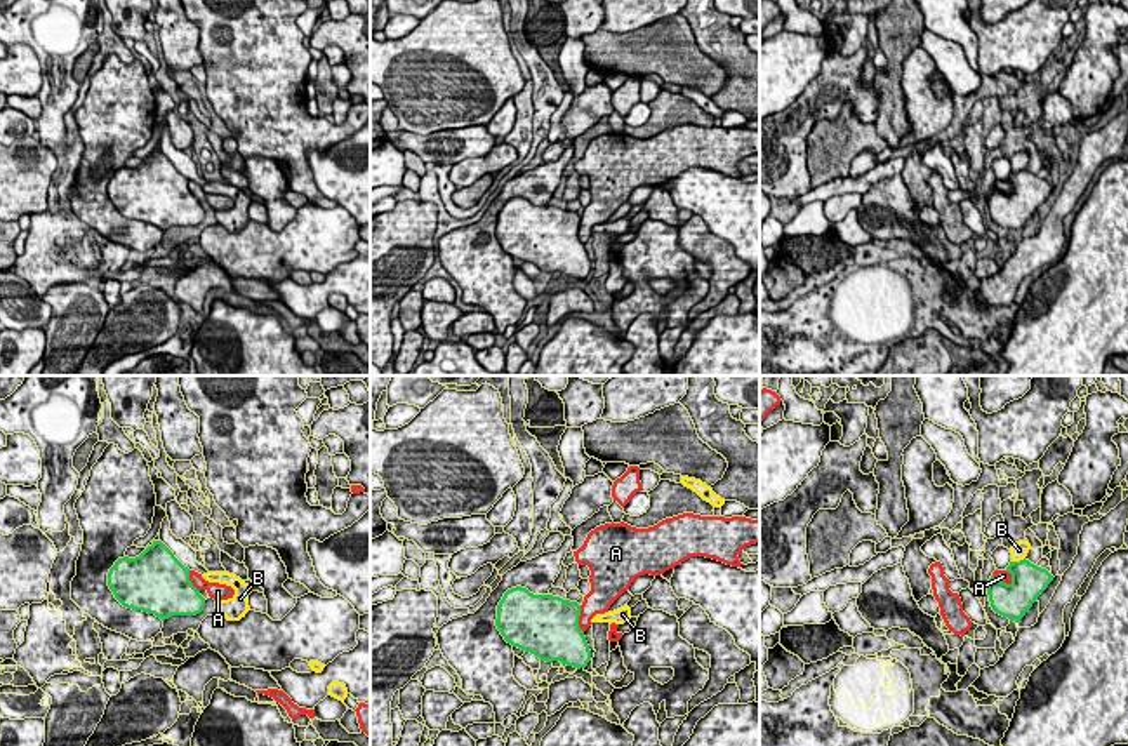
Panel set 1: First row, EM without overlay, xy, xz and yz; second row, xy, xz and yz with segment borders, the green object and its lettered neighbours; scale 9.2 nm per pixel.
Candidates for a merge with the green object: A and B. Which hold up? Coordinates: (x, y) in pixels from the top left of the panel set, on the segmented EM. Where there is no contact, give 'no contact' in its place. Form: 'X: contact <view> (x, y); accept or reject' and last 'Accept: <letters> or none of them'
A: contact yz (1001, 581); reject
B: contact yz (1017, 562); reject
Accept: none of them

